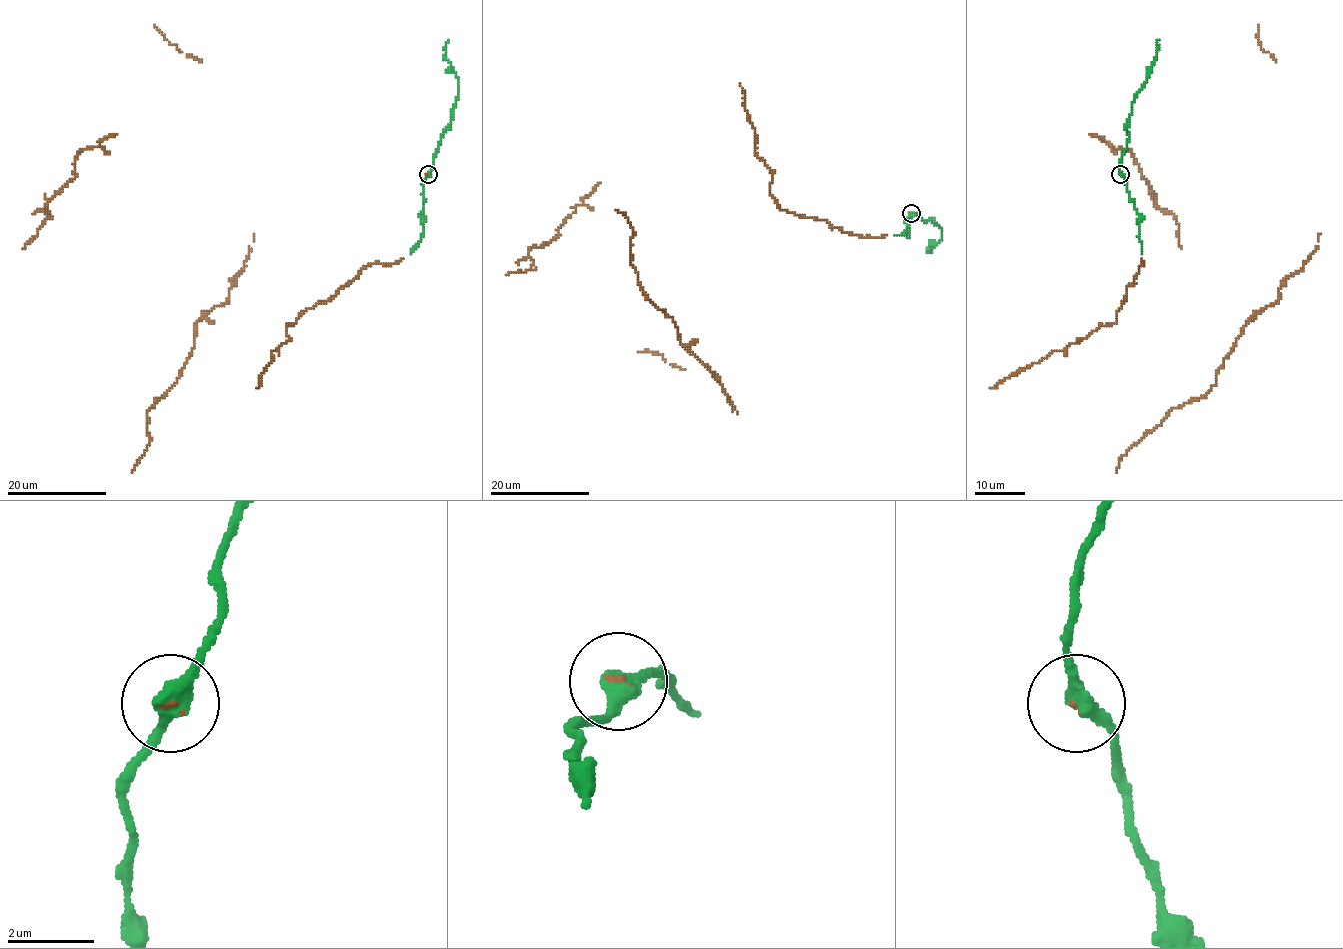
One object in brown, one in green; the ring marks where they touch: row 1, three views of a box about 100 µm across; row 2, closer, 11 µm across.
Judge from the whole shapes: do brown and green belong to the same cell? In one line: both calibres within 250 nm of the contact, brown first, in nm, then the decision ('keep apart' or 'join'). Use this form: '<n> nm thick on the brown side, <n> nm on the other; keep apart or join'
80 nm thick on the brown side, 360 nm on the other; join

